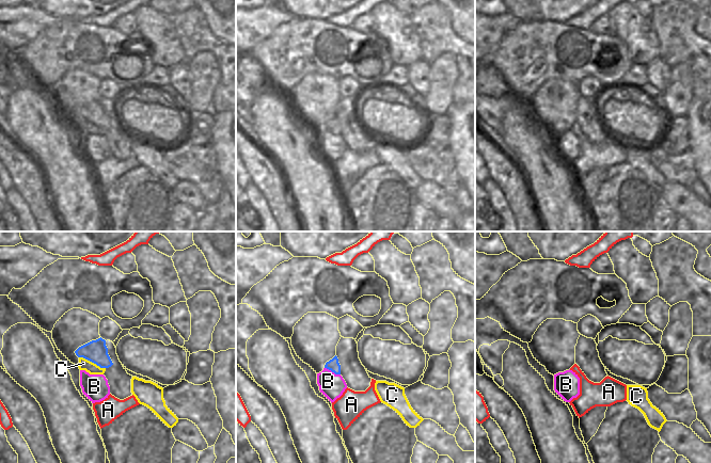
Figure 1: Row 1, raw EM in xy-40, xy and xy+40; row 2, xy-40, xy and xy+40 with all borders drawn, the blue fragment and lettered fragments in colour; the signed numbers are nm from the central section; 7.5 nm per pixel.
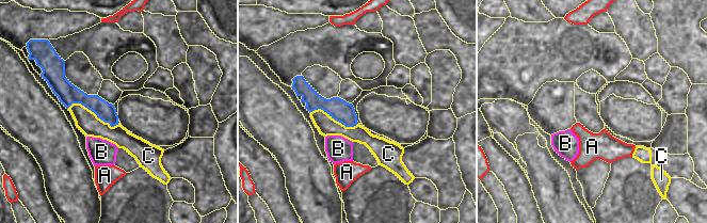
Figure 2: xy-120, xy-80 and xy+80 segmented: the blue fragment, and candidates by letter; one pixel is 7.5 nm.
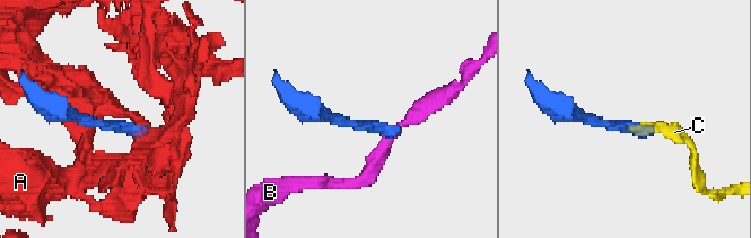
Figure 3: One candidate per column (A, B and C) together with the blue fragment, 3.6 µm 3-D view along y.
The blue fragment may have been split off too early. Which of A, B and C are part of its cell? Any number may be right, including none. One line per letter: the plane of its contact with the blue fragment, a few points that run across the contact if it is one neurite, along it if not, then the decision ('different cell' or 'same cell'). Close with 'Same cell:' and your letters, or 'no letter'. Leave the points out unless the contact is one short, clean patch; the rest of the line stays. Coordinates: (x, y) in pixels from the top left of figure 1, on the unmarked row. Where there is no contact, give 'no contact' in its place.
A: no contact; different cell
B: meets blue in xy; line xy (325, 128), (340, 136); different cell
C: meets blue in xy-40; line xy-40 (95, 112), (92, 123), (83, 125); same cell
Same cell: C

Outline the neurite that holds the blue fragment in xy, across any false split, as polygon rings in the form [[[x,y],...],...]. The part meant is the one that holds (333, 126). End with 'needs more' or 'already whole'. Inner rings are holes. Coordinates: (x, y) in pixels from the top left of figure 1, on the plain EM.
[[[335,116],[332,121],[326,124],[325,129],[331,131],[335,135],[341,135],[341,126],[338,124],[338,119]]]; already whole

